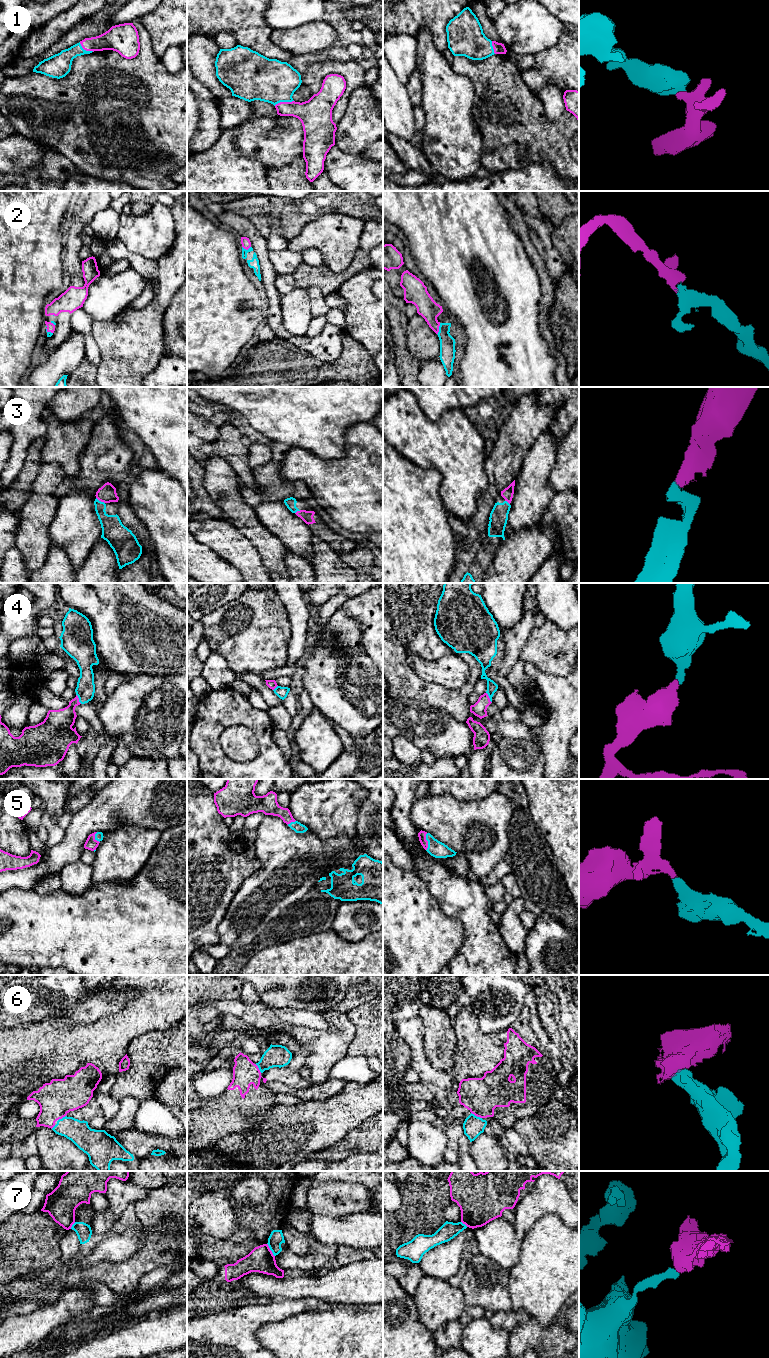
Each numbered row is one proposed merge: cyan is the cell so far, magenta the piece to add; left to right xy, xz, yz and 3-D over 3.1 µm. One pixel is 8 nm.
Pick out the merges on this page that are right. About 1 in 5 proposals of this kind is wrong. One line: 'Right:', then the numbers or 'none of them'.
Right: 1, 2, 3, 4, 5, 6

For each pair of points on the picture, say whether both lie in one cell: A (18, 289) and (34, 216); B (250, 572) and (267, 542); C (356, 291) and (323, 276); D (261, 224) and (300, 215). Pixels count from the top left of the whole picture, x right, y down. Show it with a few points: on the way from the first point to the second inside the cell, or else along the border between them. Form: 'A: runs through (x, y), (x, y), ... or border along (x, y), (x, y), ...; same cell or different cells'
A: runs through (18, 271), (18, 247), (31, 234); same cell
B: border along (245, 537), (257, 551), (263, 566), (268, 572); different cells
C: border along (362, 271), (345, 280), (334, 292); different cells
D: runs through (271, 215), (290, 214); same cell

